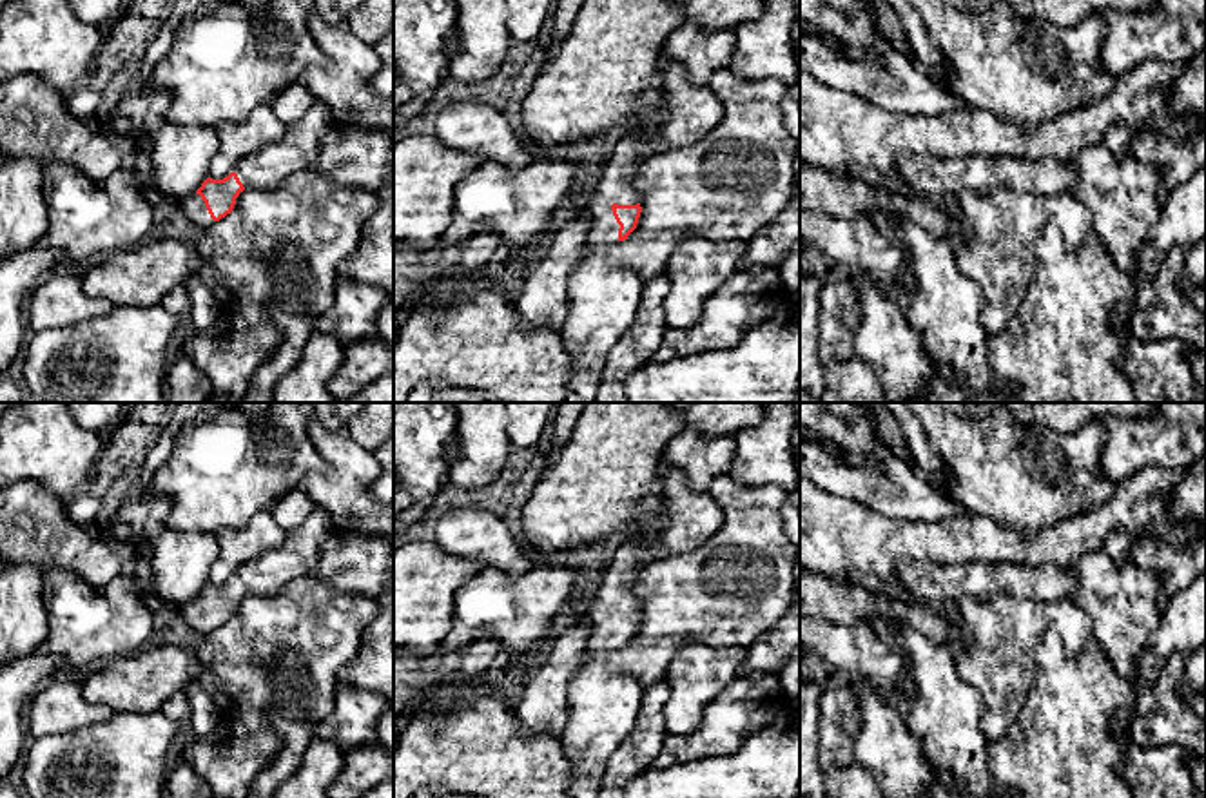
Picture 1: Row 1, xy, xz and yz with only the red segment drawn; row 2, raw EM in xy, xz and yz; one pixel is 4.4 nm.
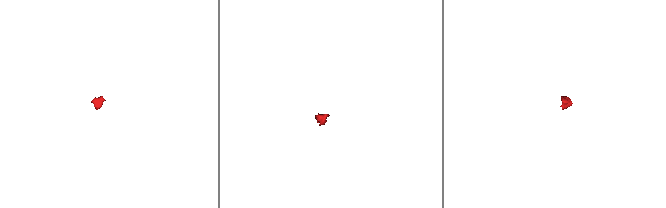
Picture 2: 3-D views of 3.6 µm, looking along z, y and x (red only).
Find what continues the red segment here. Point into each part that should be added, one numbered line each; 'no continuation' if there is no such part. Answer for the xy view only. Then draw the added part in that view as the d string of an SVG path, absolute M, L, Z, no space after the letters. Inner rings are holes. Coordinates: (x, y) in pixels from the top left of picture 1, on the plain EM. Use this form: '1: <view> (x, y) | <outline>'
1: xy (298, 555) | M316 504L299 528L287 531L277 548L243 564L234 579L245 595L270 597L288 582L314 573L319 551L326 539L337 531L332 515Z
2: xy (191, 617) | M199 600L183 604L176 613L178 628L192 640L210 635L216 628L210 624Z

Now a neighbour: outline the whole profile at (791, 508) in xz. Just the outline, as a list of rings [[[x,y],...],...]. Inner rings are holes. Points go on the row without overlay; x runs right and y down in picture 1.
[[[800,482],[789,491],[787,501],[782,508],[782,524],[785,537],[794,546],[794,584],[800,588]]]

